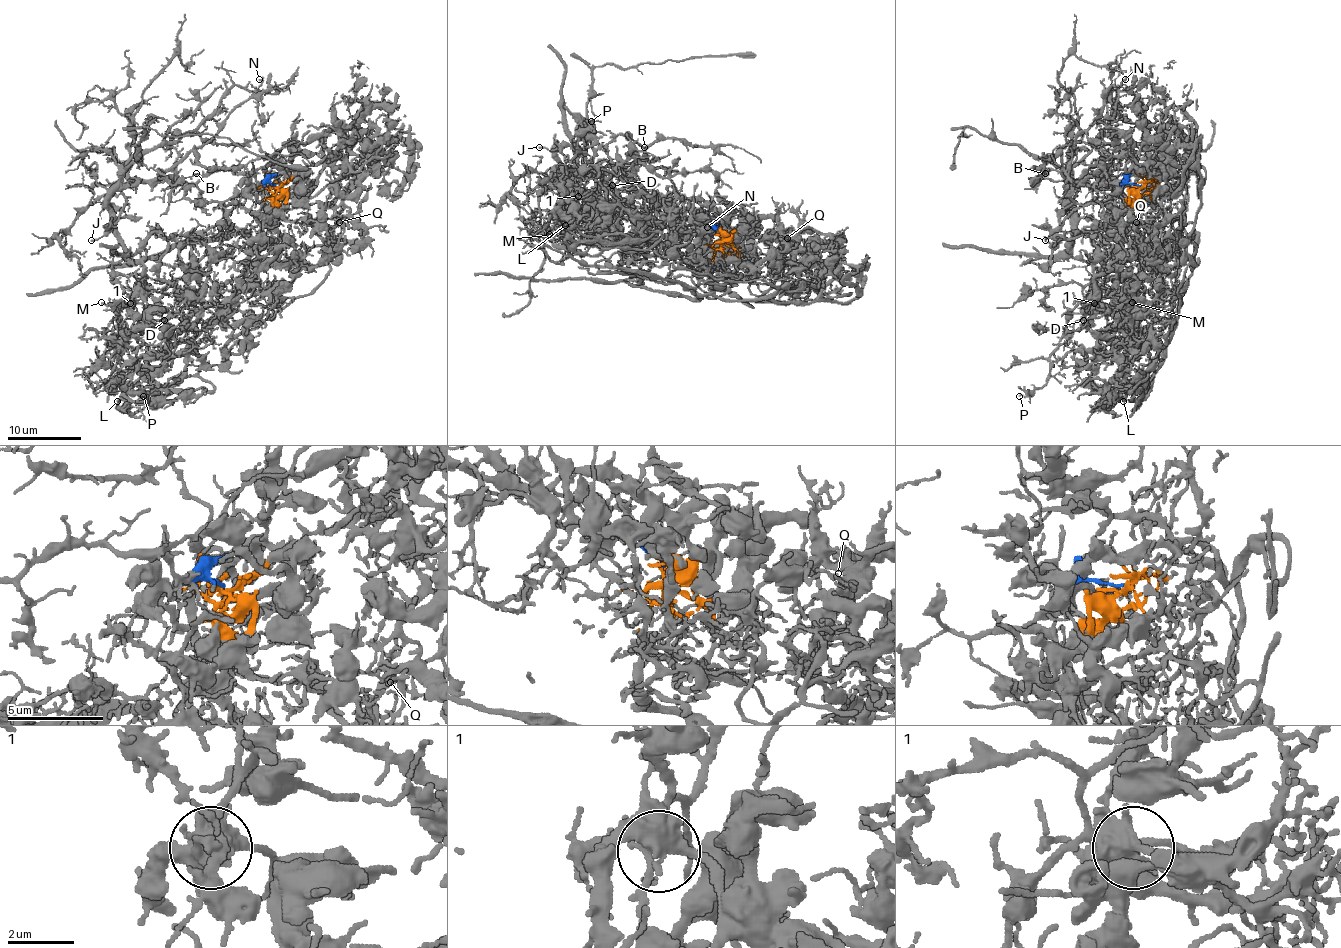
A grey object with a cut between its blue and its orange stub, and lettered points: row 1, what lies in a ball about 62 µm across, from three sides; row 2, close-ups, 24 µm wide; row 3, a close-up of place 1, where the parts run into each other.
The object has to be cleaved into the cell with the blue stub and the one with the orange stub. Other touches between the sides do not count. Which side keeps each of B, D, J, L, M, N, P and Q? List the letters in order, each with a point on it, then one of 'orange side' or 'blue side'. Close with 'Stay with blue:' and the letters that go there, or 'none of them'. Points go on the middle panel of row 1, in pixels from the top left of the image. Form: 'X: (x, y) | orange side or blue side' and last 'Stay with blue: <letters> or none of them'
B: (644, 147) | blue side
D: (612, 185) | orange side
J: (539, 147) | blue side
L: (565, 225) | orange side
M: (549, 234) | orange side
N: (707, 227) | blue side
P: (591, 121) | blue side
Q: (787, 238) | orange side
Stay with blue: B, J, N, P

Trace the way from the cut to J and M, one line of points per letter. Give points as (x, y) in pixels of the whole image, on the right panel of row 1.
J: (1140, 185), (1112, 183), (1098, 172), (1103, 170), (1096, 183), (1074, 181), (1098, 196), (1044, 240)
M: (1140, 187), (1195, 251), (1181, 303), (1147, 329), (1135, 331), (1129, 310), (1092, 305), (1120, 314), (1133, 303)

